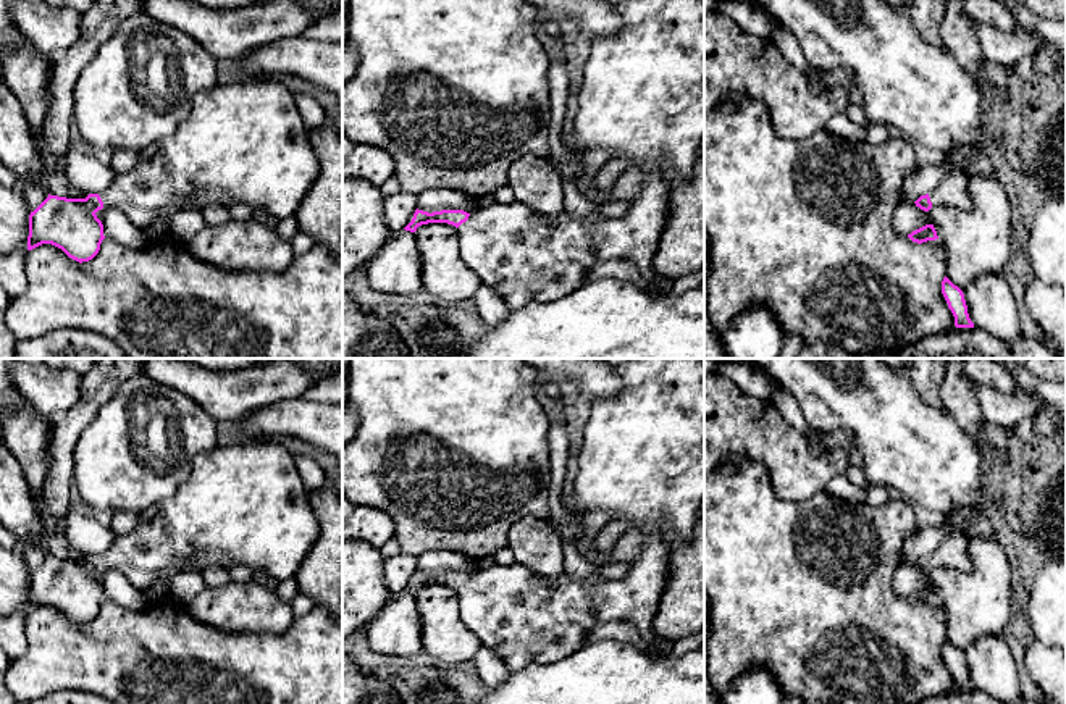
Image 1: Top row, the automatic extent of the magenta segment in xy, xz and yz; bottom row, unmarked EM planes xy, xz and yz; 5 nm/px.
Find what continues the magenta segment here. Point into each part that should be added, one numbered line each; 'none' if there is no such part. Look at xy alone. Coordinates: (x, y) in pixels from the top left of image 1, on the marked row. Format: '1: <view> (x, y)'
1: xy (243, 142)

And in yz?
1: yz (952, 192)

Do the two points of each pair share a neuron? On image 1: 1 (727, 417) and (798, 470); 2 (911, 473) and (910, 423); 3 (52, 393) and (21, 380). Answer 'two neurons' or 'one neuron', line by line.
1: one neuron
2: one neuron
3: one neuron

